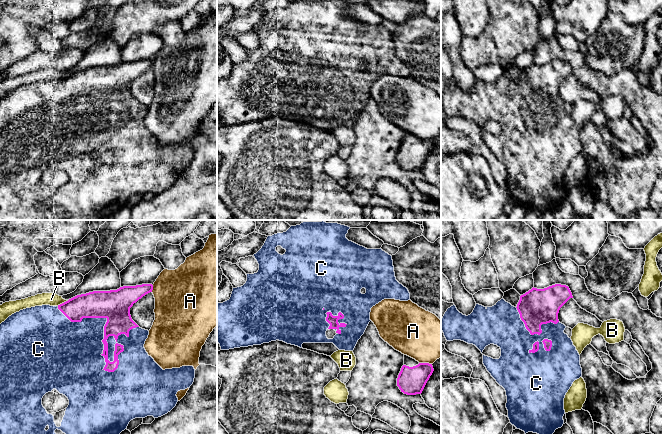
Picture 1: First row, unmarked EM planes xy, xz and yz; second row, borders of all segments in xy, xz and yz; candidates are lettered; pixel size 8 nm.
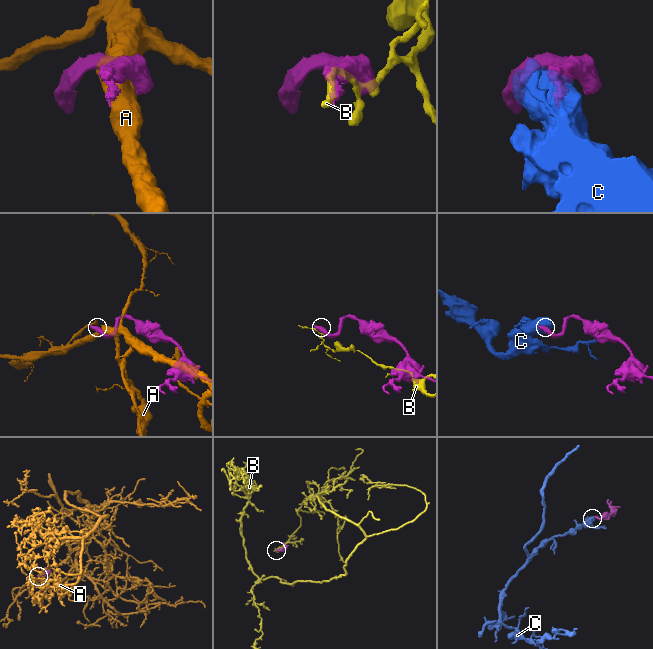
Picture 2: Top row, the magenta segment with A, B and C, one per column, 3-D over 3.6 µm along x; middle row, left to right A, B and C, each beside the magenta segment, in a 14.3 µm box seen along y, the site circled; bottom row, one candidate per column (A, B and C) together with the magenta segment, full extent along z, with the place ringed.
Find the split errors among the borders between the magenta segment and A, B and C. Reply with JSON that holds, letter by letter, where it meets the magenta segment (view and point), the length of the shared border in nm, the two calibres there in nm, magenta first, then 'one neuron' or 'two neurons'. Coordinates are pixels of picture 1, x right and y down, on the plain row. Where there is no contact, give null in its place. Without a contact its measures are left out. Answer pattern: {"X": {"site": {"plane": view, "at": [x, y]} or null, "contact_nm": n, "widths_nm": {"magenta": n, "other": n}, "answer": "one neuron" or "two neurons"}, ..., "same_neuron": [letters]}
{"A": {"site": {"plane": "xz", "at": [425, 139]}, "contact_nm": 110, "widths_nm": {"magenta": 220, "other": 400}, "answer": "two neurons"}, "B": {"site": {"plane": "xy", "at": [62, 79]}, "contact_nm": 100, "widths_nm": {"magenta": 200, "other": 100}, "answer": "two neurons"}, "C": {"site": {"plane": "xy", "at": [105, 100]}, "contact_nm": 700, "widths_nm": {"magenta": 240, "other": 340}, "answer": "one neuron"}, "same_neuron": ["C"]}

